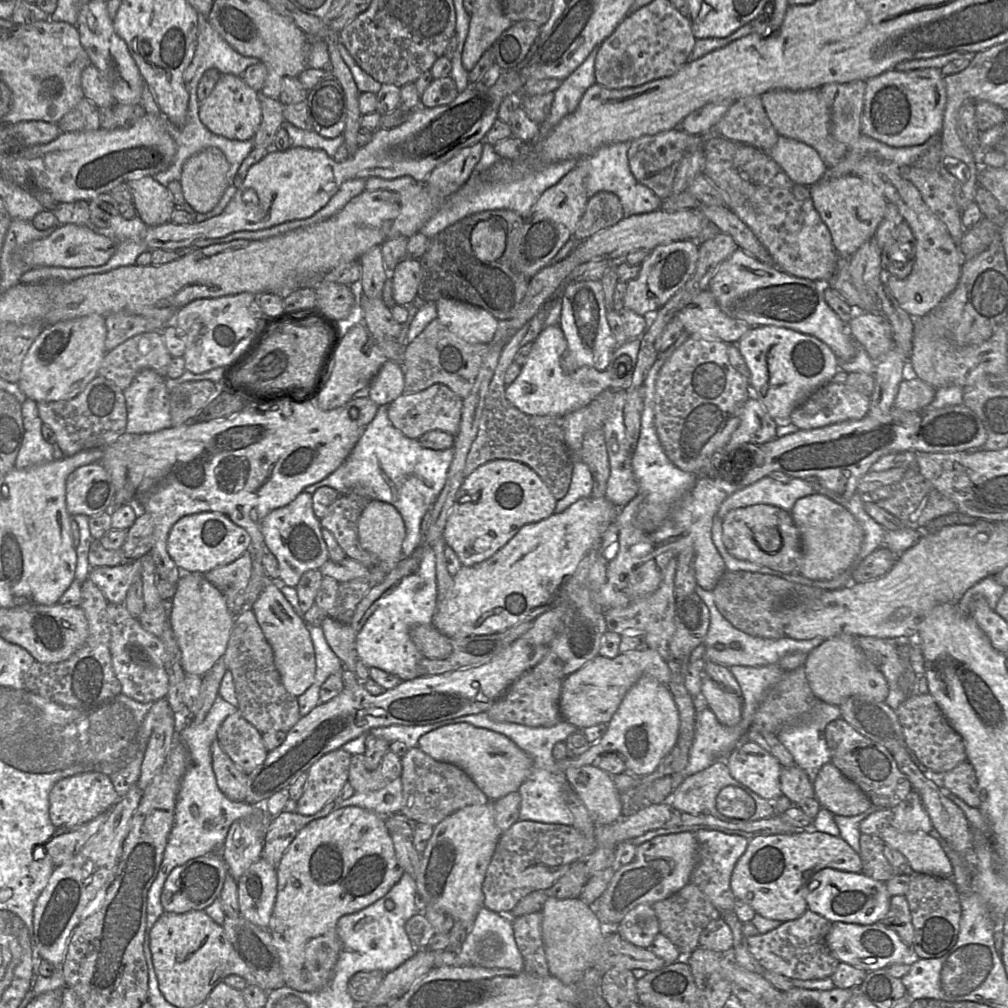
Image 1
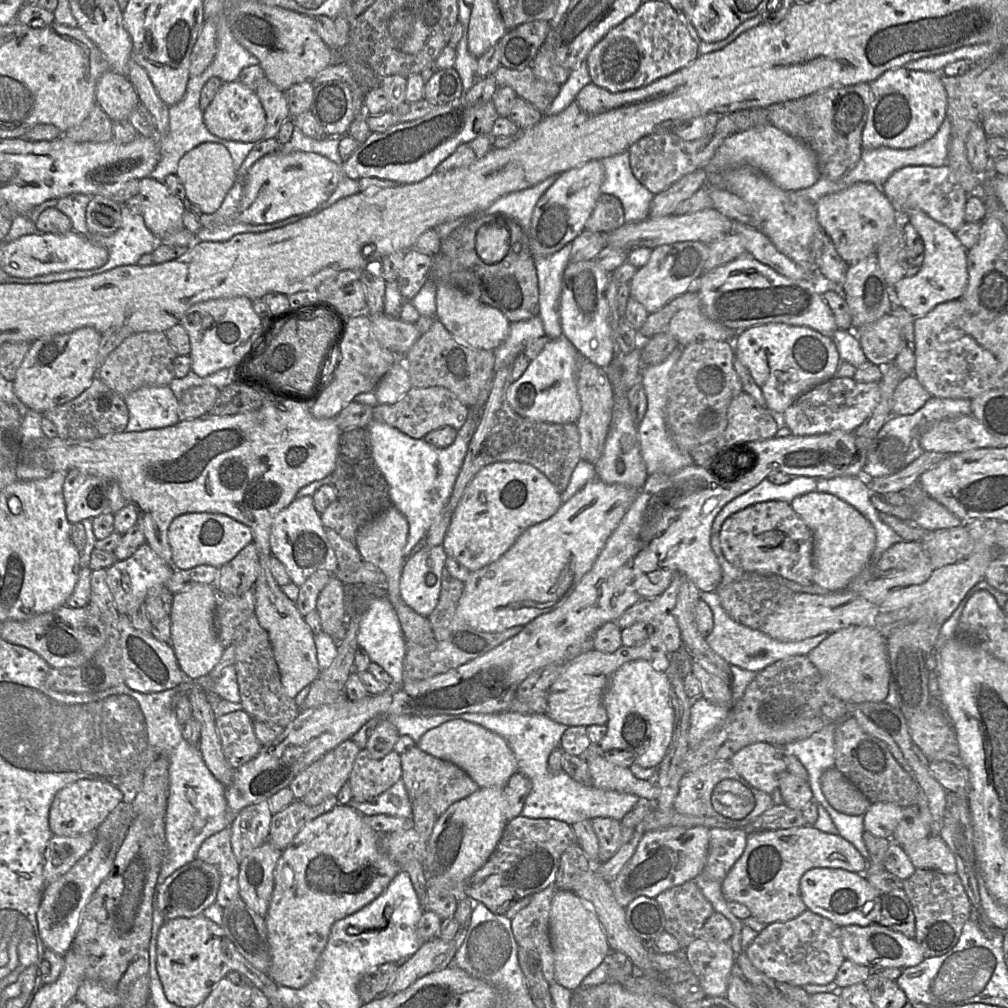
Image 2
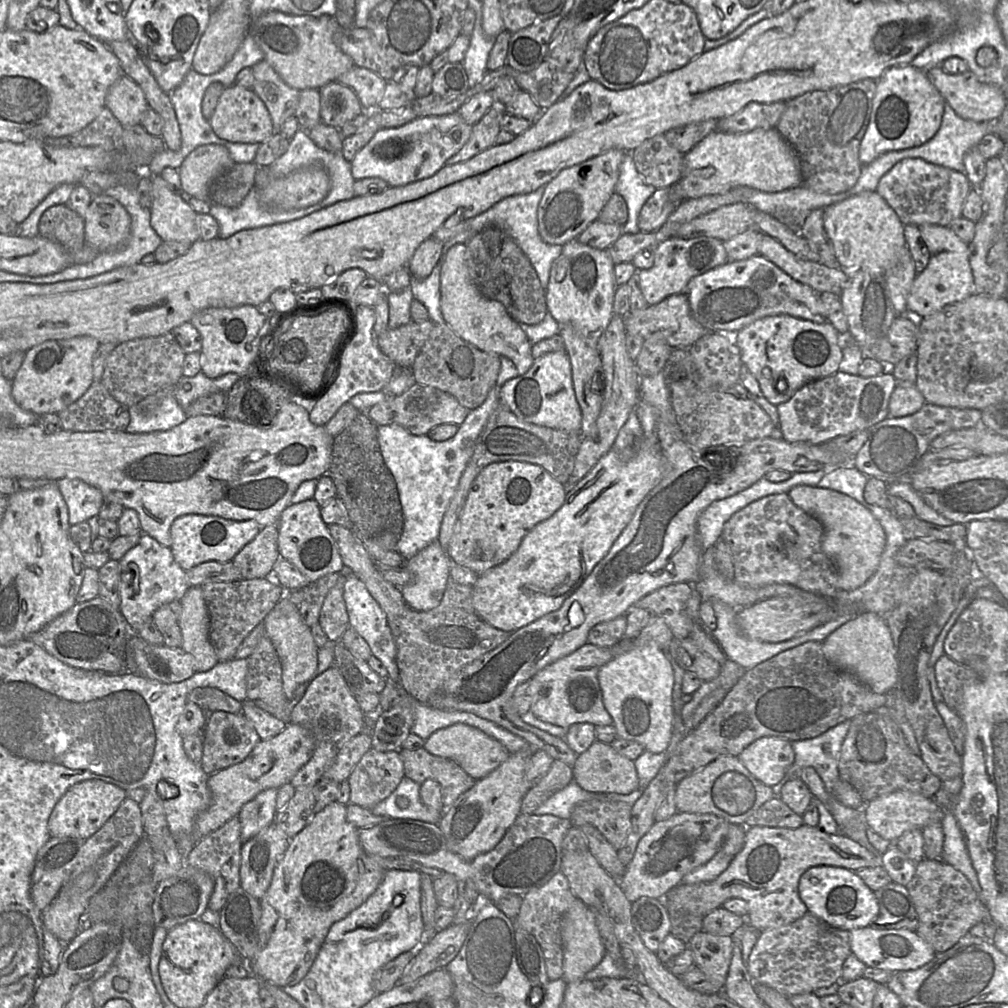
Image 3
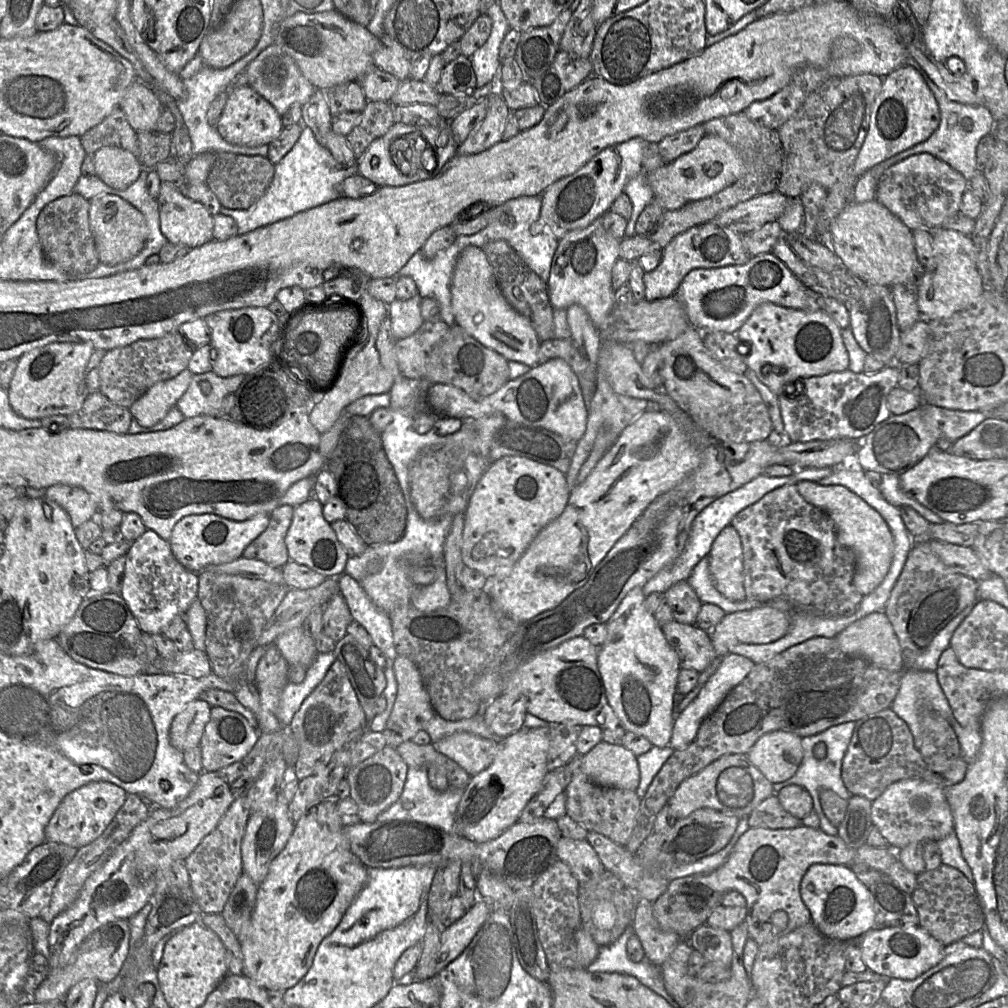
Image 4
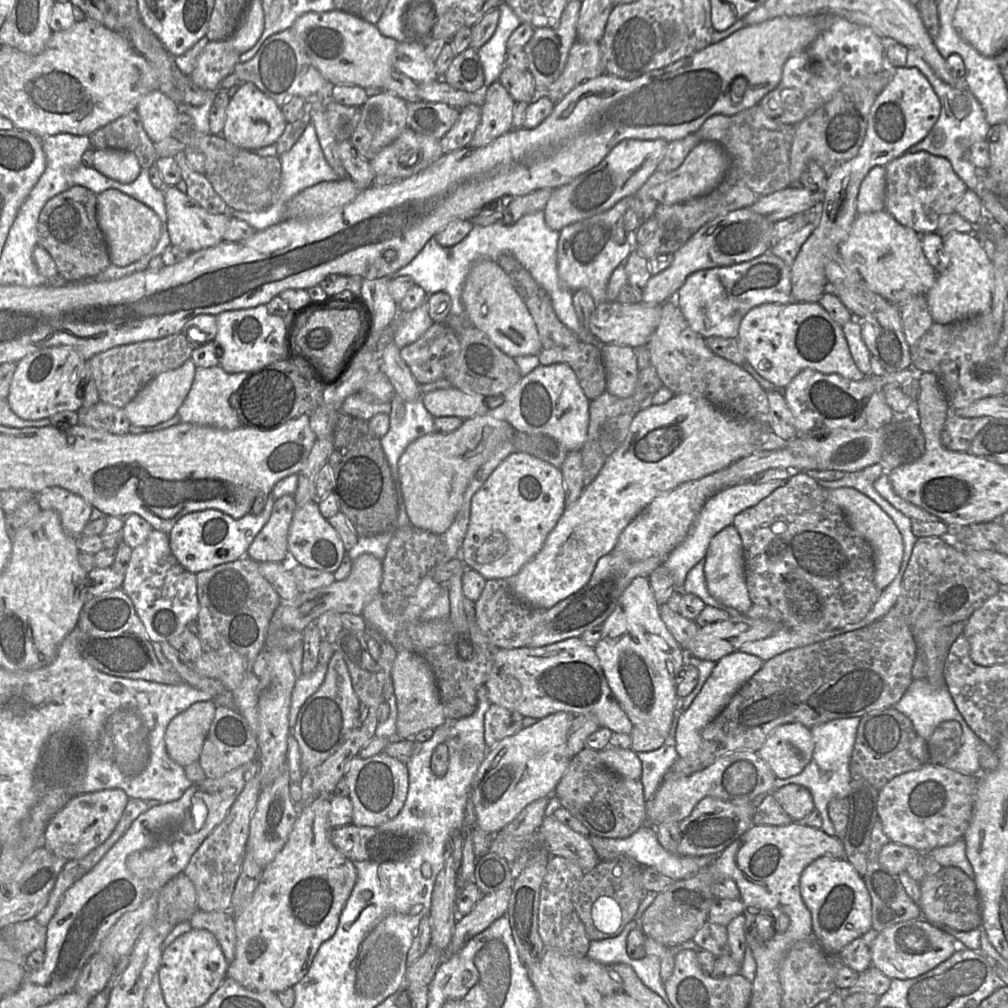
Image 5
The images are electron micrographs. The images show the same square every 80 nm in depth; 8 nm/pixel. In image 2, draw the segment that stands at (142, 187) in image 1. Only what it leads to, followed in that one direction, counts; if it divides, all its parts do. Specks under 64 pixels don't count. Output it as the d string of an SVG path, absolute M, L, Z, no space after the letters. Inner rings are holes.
M150 176L140 179L138 193L143 199L144 222L158 238L163 238L184 228L184 202L175 196L164 181Z

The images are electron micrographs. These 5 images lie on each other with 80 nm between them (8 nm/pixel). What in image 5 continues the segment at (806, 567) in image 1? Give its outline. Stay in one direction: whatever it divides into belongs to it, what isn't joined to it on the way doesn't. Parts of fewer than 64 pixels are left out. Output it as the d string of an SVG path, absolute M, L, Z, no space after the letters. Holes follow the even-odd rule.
M853 488L829 489L829 498L844 512L853 530L867 540L873 549L875 564L875 584L885 589L897 576L904 554L904 544L894 521L872 499Z

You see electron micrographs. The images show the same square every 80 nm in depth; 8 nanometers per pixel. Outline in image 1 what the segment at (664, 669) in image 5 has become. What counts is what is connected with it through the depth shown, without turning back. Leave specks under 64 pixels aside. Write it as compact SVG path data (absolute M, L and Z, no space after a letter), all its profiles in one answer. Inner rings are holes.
M643 676L627 692L601 739L579 756L557 761L557 768L565 774L568 768L591 765L601 754L616 752L624 759L627 772L635 776L648 775L676 745L679 727L679 713L668 687L650 676Z

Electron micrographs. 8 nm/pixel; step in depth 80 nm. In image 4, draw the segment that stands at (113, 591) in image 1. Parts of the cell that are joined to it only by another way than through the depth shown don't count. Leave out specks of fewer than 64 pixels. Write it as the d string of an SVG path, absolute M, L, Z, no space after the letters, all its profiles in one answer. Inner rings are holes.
M147 529L131 543L126 556L121 596L138 622L142 632L163 633L177 616L184 615L197 597L197 573L185 569L173 556L169 541Z

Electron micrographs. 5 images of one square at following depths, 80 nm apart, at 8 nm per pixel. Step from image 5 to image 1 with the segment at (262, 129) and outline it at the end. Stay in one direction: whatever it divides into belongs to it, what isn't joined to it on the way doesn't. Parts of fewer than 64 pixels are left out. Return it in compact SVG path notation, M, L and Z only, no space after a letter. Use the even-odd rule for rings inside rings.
M221 74L210 95L200 102L199 118L214 134L233 140L252 140L262 120L258 91L247 85L241 76Z

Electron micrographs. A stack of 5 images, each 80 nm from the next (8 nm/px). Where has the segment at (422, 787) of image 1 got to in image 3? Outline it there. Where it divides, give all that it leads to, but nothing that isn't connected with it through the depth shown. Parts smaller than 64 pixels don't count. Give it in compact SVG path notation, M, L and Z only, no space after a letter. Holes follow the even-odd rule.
M424 747L415 750L401 748L399 754L406 777L420 785L427 779L439 783L444 810L476 782L455 761L432 755Z

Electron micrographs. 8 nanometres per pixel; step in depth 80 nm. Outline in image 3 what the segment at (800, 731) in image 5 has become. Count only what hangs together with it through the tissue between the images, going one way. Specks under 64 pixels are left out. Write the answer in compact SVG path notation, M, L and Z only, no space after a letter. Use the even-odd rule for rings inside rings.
M775 736L762 737L747 746L738 757L758 780L773 787L795 763L792 742Z

